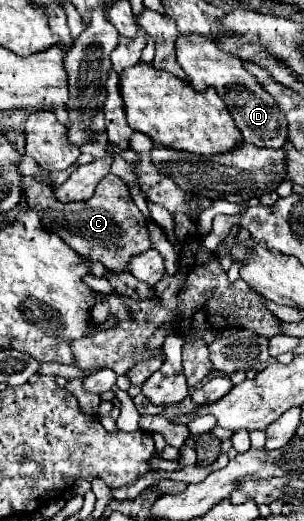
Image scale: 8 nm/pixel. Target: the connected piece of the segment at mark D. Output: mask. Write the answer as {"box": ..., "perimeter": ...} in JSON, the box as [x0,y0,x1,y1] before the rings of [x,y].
{"box":[177,35,287,149],"perimeter":[[[179,35],[177,43],[177,63],[191,79],[191,85],[197,91],[205,91],[207,87],[213,87],[219,97],[229,107],[239,131],[243,133],[245,143],[257,145],[257,147],[273,147],[281,149],[287,143],[287,119],[279,111],[279,105],[275,99],[263,89],[263,85],[253,77],[249,71],[245,71],[243,63],[231,55],[221,51],[211,39],[203,39],[203,35]]]}

